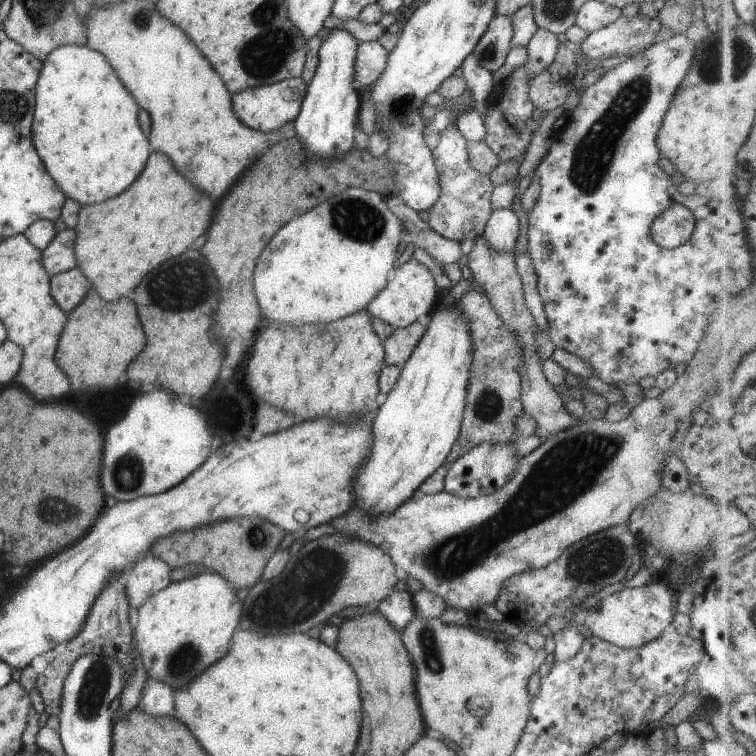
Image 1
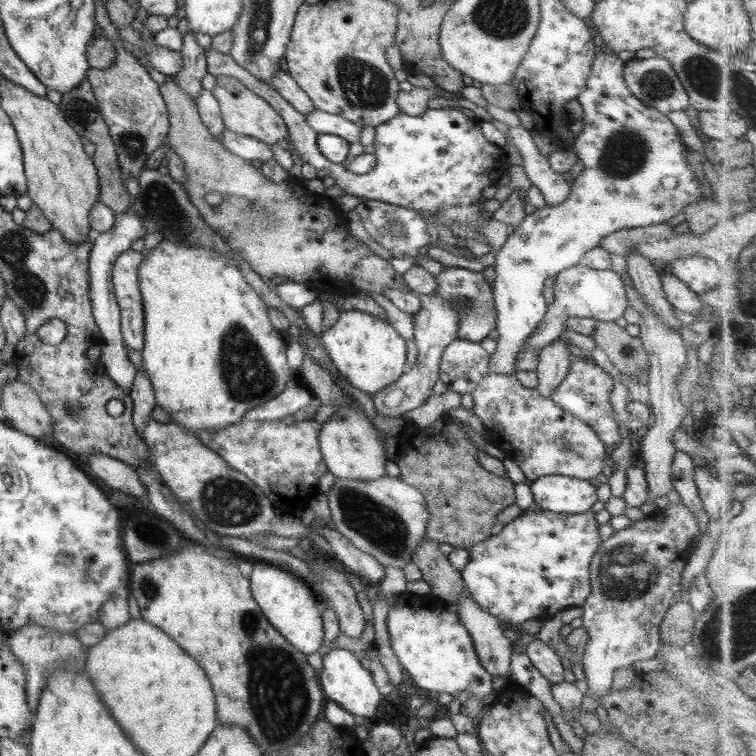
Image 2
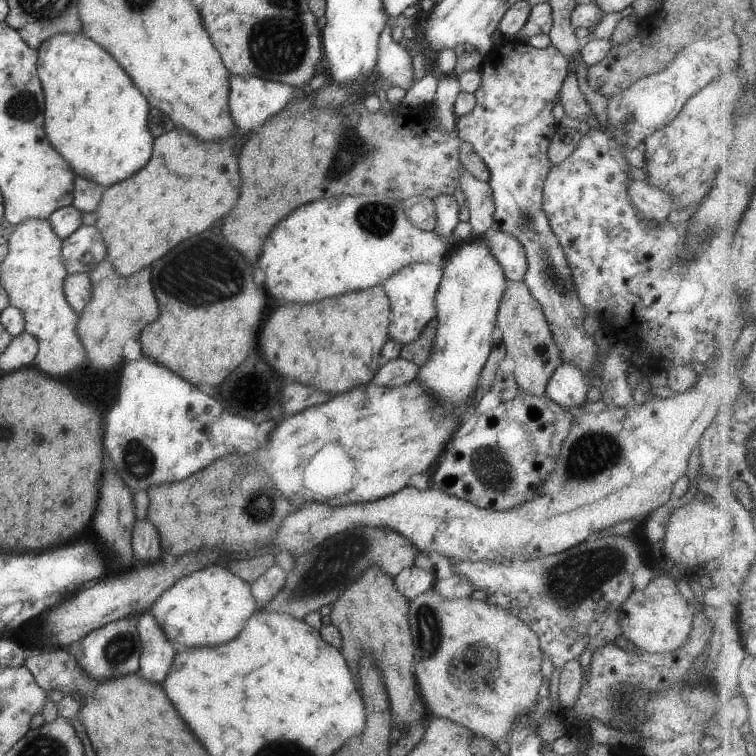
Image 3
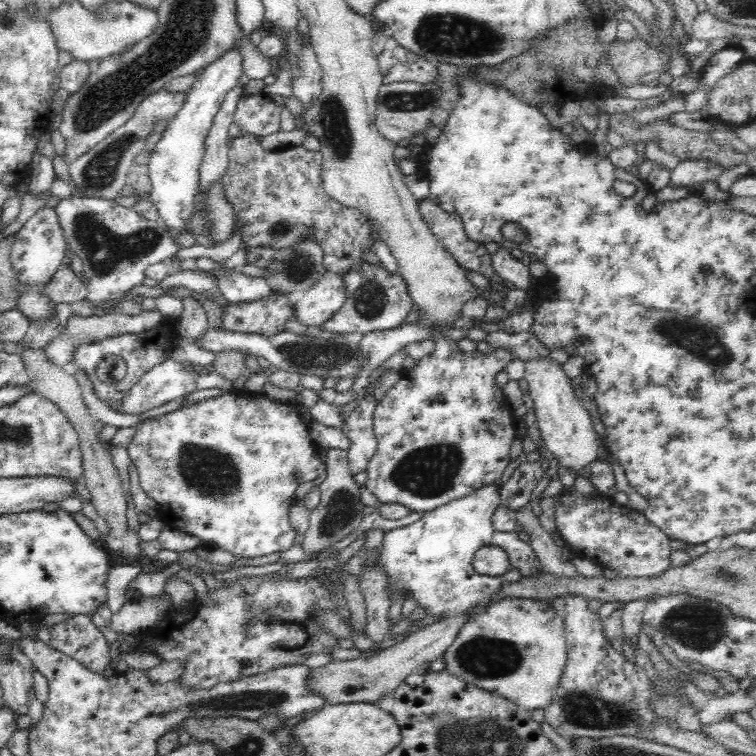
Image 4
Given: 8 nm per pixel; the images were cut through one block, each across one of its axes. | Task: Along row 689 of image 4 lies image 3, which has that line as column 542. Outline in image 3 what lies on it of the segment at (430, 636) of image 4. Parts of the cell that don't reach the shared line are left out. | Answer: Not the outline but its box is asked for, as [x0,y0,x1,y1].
[496,282,559,396]

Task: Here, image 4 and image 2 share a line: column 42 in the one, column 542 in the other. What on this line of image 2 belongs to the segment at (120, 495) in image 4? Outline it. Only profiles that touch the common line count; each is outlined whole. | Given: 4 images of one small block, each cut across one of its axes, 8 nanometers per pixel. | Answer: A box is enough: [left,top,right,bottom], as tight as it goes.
[534,338,571,399]

